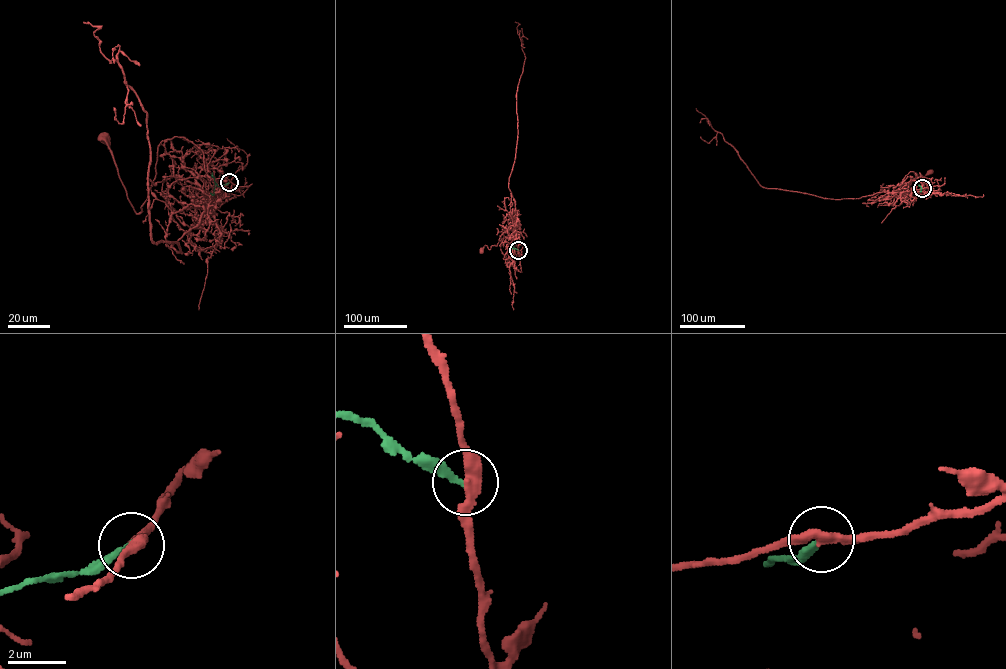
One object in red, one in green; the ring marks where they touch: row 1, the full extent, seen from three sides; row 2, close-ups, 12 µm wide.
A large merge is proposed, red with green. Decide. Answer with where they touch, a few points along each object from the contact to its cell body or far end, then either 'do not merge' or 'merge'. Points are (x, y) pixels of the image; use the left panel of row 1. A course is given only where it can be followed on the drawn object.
place (229, 182); course red (229, 183), (209, 199), (203, 153), (183, 137), (166, 139), (136, 213), (105, 140); course green (229, 183), (219, 186), (216, 183), (213, 194), (210, 193); do not merge

